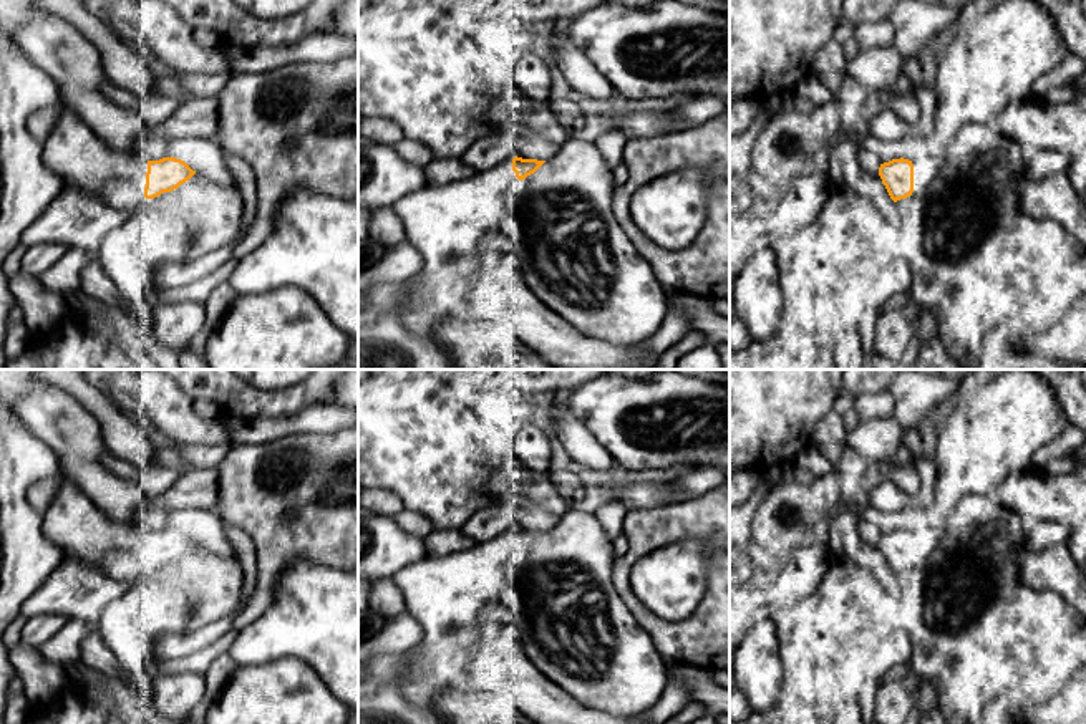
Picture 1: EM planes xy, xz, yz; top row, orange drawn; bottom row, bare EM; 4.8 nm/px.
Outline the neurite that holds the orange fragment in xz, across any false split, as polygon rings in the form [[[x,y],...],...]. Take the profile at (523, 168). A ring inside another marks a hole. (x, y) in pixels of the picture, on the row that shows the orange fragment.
[[[516,156],[469,179],[428,184],[391,205],[408,242],[421,253],[423,267],[406,283],[403,308],[358,311],[358,369],[456,369],[448,353],[436,345],[434,331],[469,303],[469,293],[481,270],[482,240],[499,232],[512,181],[526,179],[544,162]]]

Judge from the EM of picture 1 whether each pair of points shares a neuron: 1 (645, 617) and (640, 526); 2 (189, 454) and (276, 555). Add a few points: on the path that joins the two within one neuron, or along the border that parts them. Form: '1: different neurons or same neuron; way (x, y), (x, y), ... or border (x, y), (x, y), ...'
1: same neuron; way (627, 593), (624, 588), (624, 564), (637, 549)
2: different neurons; border (232, 444), (231, 451), (214, 468)

